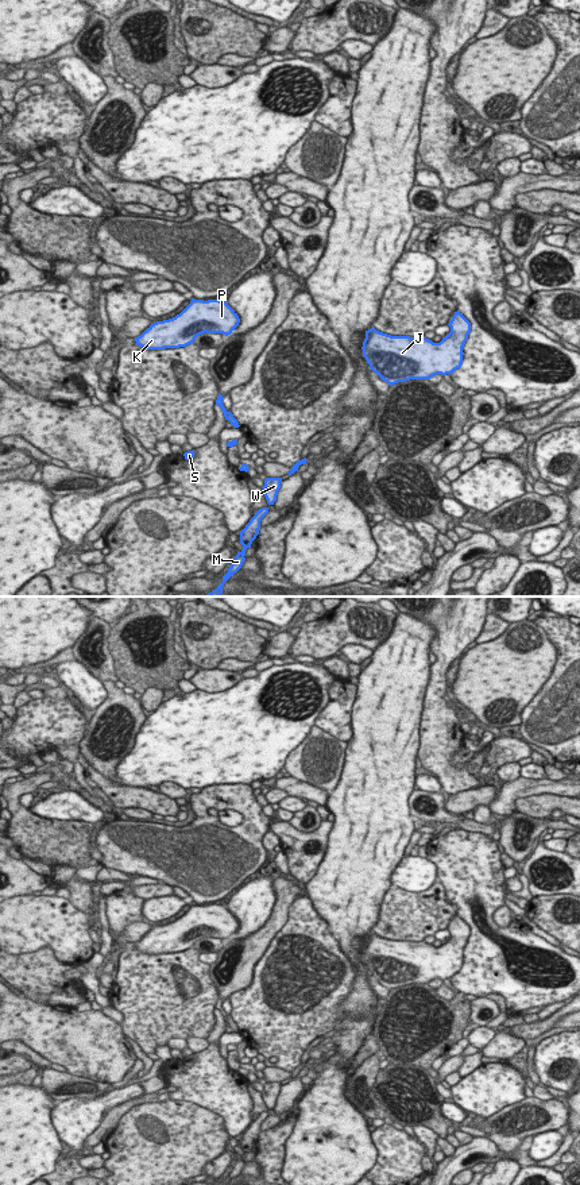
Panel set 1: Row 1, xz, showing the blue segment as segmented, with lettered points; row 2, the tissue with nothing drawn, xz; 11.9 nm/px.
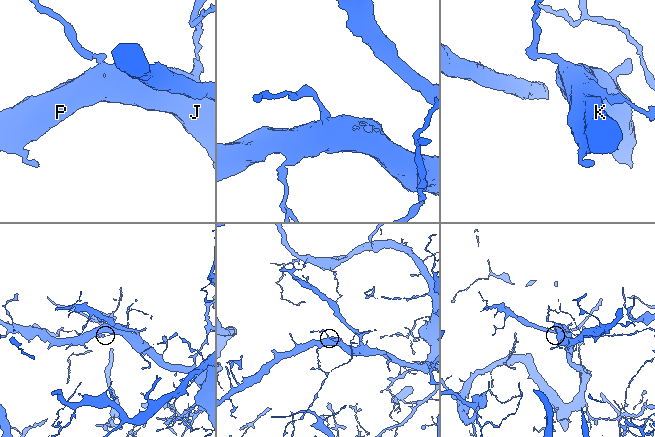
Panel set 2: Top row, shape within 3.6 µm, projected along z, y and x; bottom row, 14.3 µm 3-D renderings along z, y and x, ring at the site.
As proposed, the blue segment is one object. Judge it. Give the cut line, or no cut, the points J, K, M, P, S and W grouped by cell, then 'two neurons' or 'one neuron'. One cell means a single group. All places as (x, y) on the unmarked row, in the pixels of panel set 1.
cut xz (225, 1016), (227, 1023); groups J K P / M S W; two neurons

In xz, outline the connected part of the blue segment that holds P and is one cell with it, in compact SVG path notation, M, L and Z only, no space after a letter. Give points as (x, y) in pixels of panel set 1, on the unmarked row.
M193 904L175 922L151 929L140 941L136 950L146 954L186 952L202 938L231 939L239 930L237 918L220 904Z

